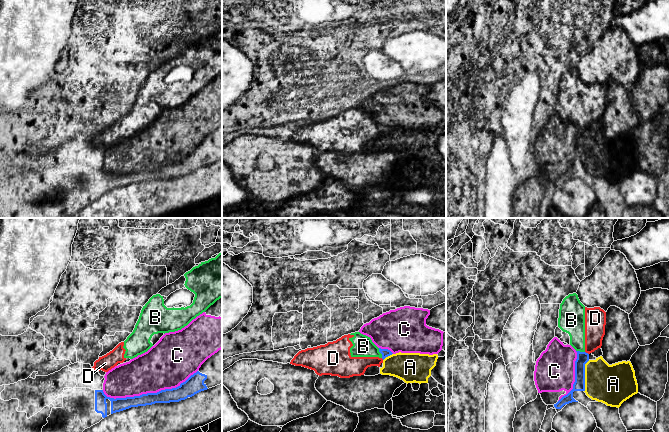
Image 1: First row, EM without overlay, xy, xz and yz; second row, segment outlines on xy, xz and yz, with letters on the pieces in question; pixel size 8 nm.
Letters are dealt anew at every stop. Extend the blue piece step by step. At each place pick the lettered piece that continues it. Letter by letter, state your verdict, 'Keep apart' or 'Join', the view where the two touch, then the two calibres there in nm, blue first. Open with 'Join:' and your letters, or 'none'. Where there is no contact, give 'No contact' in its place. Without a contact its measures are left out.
Join: A
A: Join. Touches blue in yz. Thickness 100 nm (blue) against 320 nm
B: Keep apart. Touches blue in xz. Thickness 70 nm (blue) against 160 nm
C: Keep apart. Touches blue in xy. Thickness 120 nm (blue) against 360 nm
D: Keep apart. Touches blue in yz. Thickness 100 nm (blue) against 160 nm

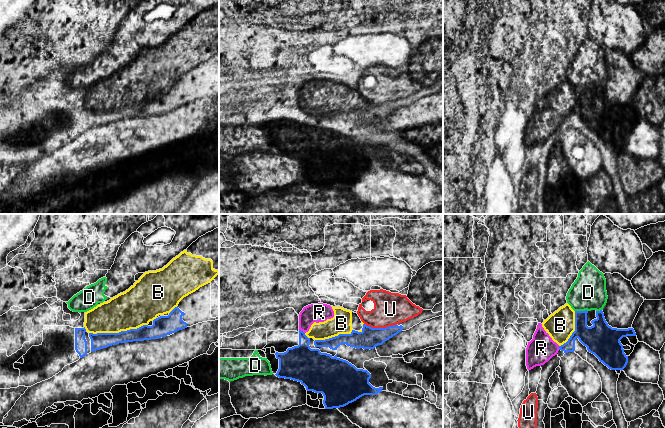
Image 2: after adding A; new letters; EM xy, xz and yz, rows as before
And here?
Join: none
B: Keep apart. Touches blue in xy. Thickness 130 nm (blue) against 320 nm
D: Keep apart. Touches blue in yz. Thickness 220 nm (blue) against 280 nm
R: Keep apart. Touches blue in xz. Thickness 280 nm (blue) against 150 nm
U: Keep apart. Touches blue in xz. Thickness 170 nm (blue) against 260 nm

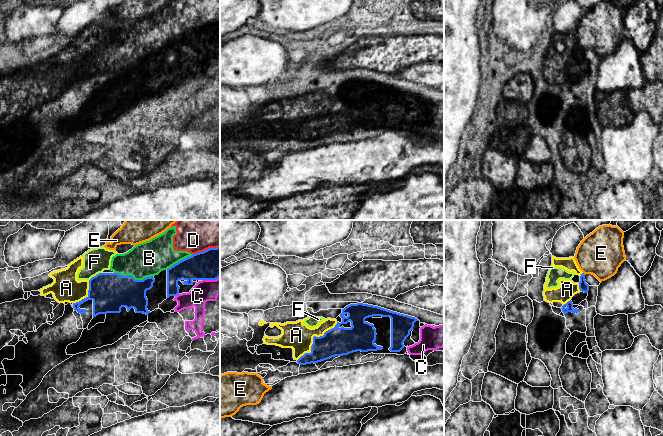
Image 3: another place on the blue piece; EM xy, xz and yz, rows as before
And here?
Join: none
A: Keep apart. Touches blue in xz. Thickness 220 nm (blue) against 220 nm
B: Keep apart. Touches blue in xy. Thickness 300 nm (blue) against 280 nm
C: Keep apart. Touches blue in xy. Thickness 240 nm (blue) against 180 nm
D: Keep apart. Touches blue in xy. Thickness 240 nm (blue) against 460 nm
E: Keep apart. No contact
F: Keep apart. Touches blue in xy. Thickness 300 nm (blue) against 200 nm

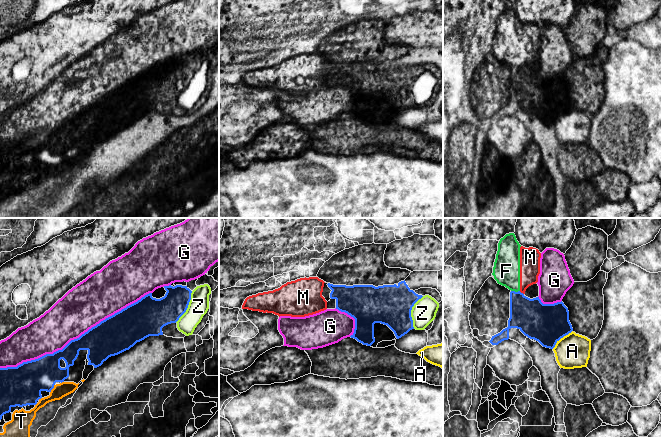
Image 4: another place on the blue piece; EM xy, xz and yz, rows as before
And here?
Join: Z
A: Keep apart. Touches blue in yz. Thickness 320 nm (blue) against 280 nm
F: Keep apart. Touches blue in yz. Thickness 280 nm (blue) against 220 nm
G: Keep apart. Touches blue in xy. Thickness 280 nm (blue) against 340 nm
M: Keep apart. Touches blue in yz. Thickness 280 nm (blue) against 160 nm
T: Keep apart. Touches blue in xy. Thickness 320 nm (blue) against 120 nm
Z: Join. Touches blue in xz. Thickness 320 nm (blue) against 200 nm

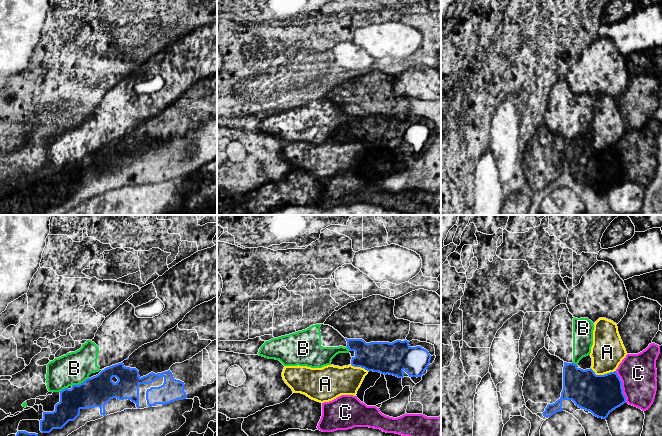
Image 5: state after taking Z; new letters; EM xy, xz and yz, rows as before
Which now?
Join: none
A: Keep apart. Touches blue in yz. Thickness 320 nm (blue) against 280 nm
B: Keep apart. Touches blue in xy. Thickness 240 nm (blue) against 260 nm
C: Keep apart. Touches blue in yz. Thickness 320 nm (blue) against 300 nm

